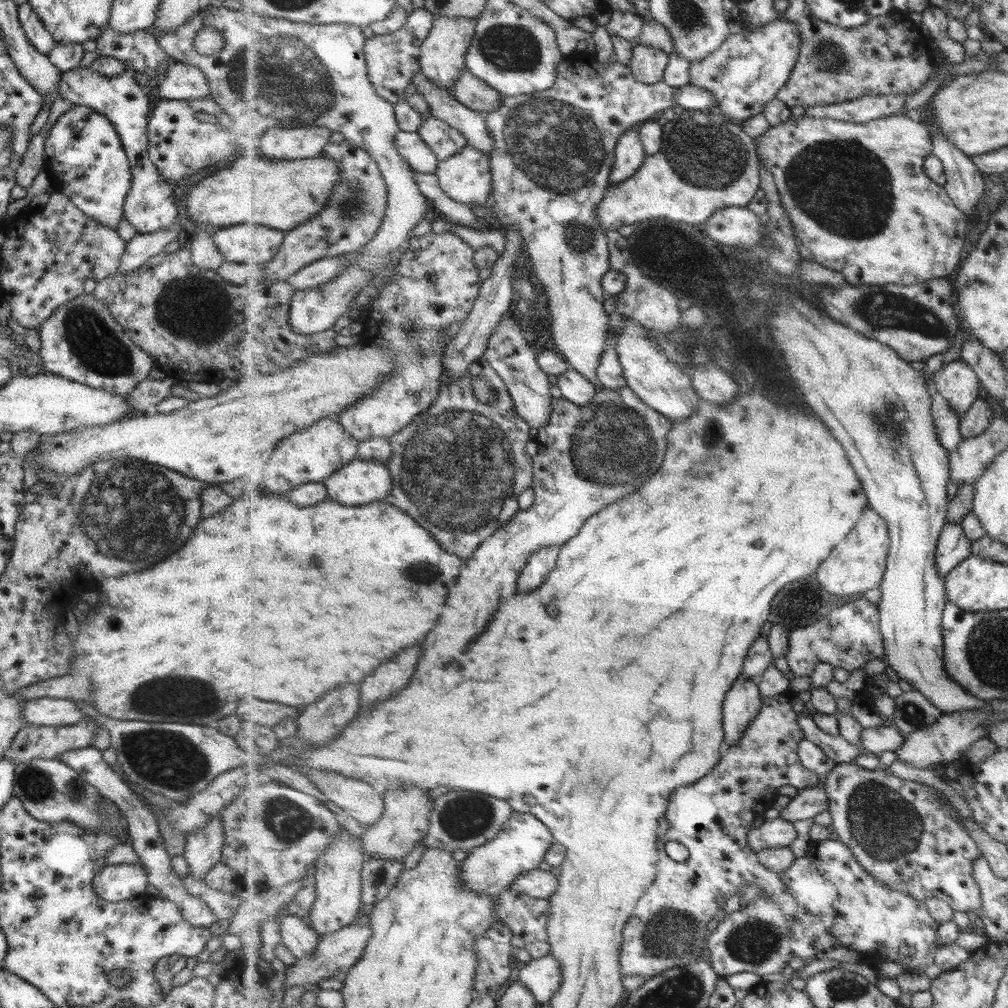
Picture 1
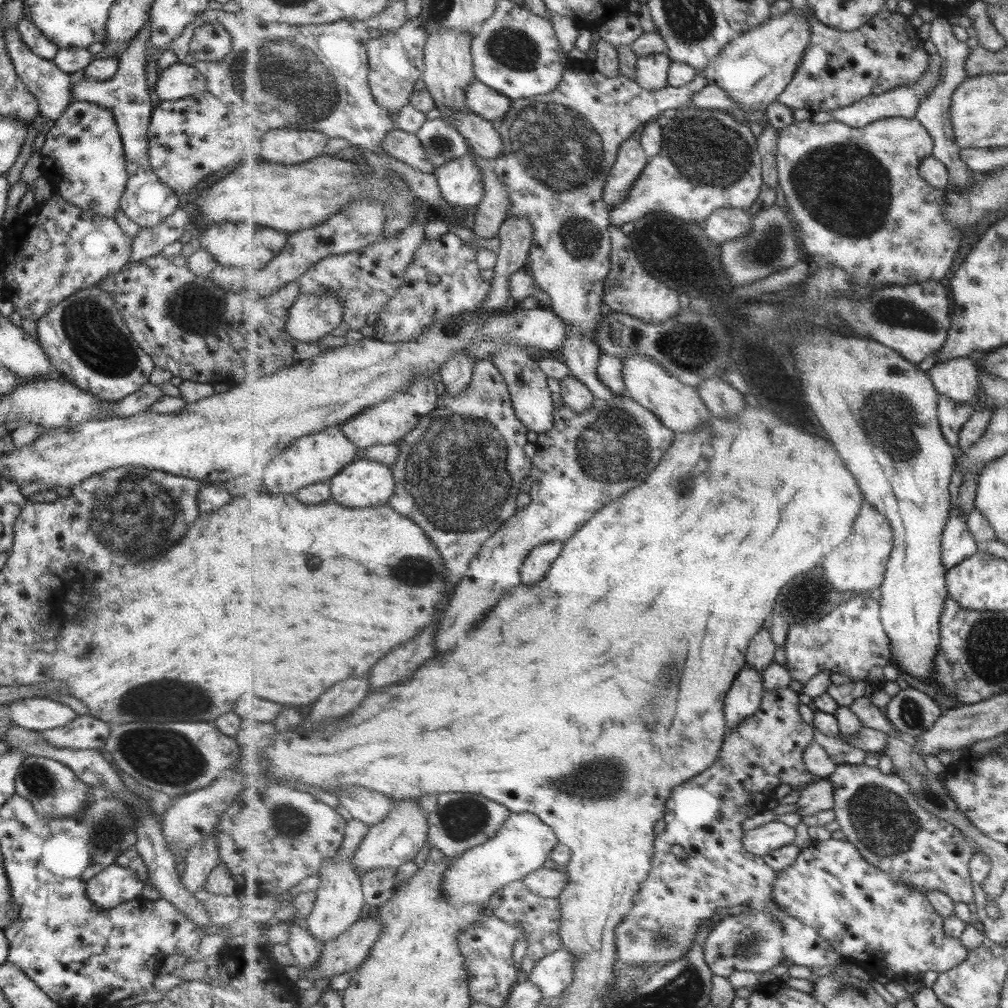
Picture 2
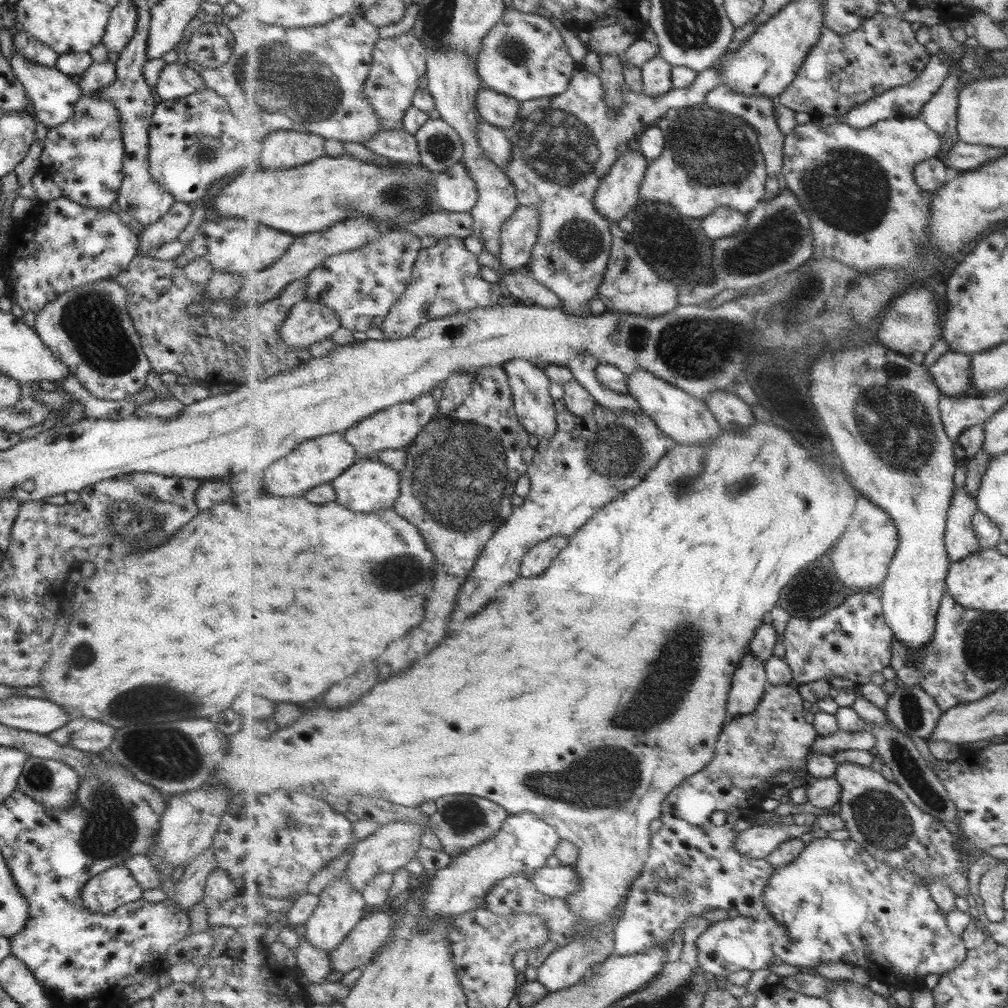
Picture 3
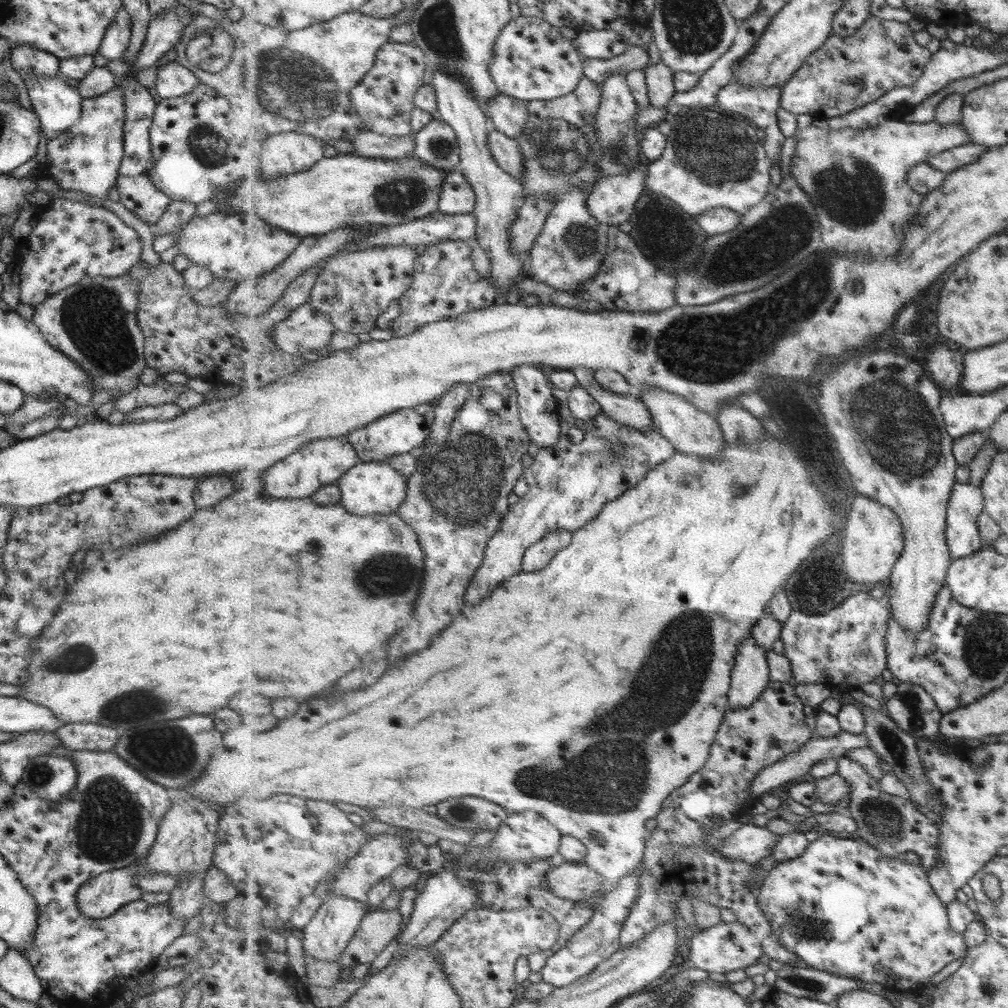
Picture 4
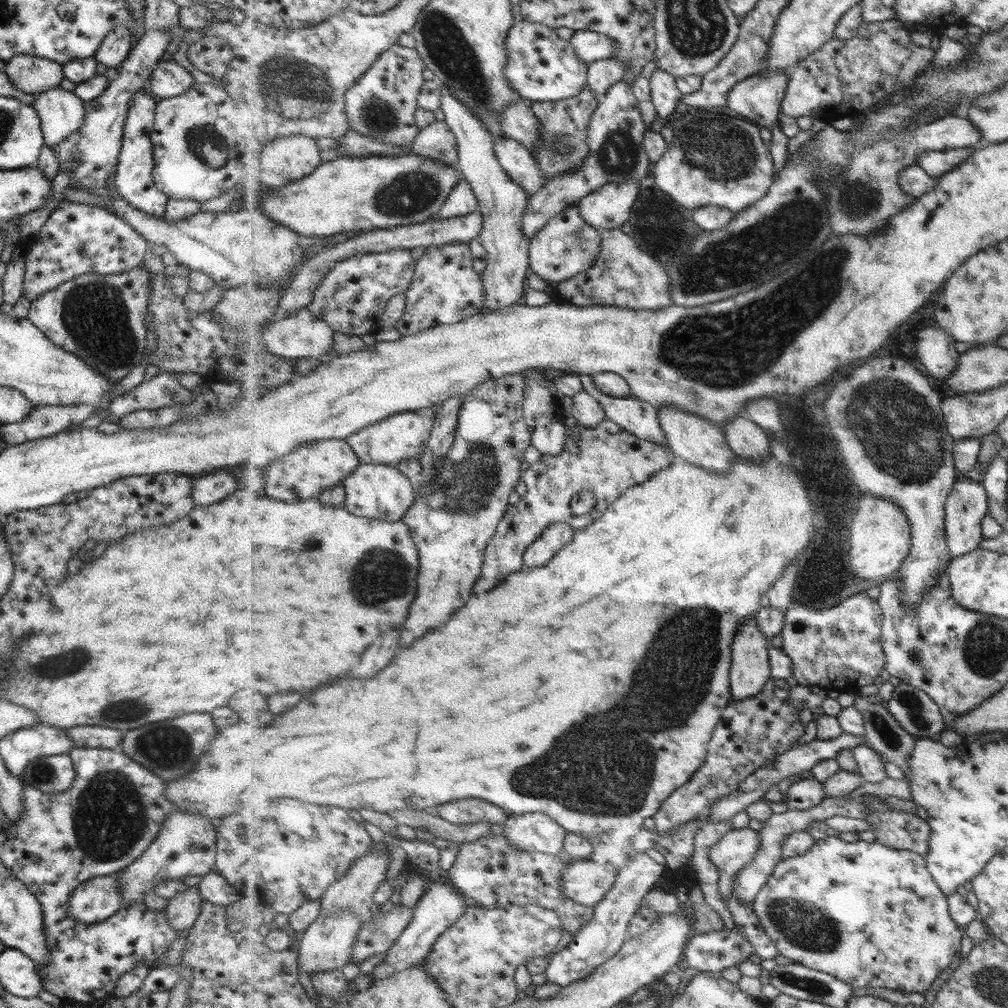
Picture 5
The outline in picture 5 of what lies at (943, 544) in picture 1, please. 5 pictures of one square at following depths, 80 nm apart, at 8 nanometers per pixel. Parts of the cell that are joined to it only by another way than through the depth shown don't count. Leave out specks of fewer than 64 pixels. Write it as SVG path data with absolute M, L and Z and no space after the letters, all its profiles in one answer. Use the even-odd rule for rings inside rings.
M960 479L946 504L946 537L953 557L961 557L979 548L984 540L982 523L989 516L989 497L982 483Z

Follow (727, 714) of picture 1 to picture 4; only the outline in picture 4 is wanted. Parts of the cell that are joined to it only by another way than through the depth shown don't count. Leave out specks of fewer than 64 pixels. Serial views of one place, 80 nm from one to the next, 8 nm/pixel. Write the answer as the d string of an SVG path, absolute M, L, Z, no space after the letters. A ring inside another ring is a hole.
M751 634L740 646L732 670L732 688L728 694L731 709L749 708L771 681L766 650Z

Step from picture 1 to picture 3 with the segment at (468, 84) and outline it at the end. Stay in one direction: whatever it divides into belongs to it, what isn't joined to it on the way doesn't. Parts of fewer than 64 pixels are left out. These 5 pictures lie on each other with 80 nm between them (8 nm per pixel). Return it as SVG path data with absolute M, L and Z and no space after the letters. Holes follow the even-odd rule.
M484 85L477 93L477 112L480 112L481 118L504 131L516 125L520 117L520 107L519 100L489 86Z

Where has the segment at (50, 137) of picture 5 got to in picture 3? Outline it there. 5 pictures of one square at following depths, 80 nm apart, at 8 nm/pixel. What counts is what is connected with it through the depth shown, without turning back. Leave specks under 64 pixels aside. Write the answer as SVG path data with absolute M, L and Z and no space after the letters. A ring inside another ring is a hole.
M16 52L10 59L10 67L14 77L23 85L29 103L33 105L35 119L45 128L56 128L73 117L73 106L82 94L78 83L73 83L71 77L65 76L55 68L39 66L30 60L25 60Z

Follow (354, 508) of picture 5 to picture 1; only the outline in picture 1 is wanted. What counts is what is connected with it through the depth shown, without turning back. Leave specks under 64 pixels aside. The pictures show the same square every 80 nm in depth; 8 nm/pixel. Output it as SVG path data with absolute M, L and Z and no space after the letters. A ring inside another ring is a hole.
M356 458L323 482L328 498L347 506L385 501L393 491L393 478L386 462Z

